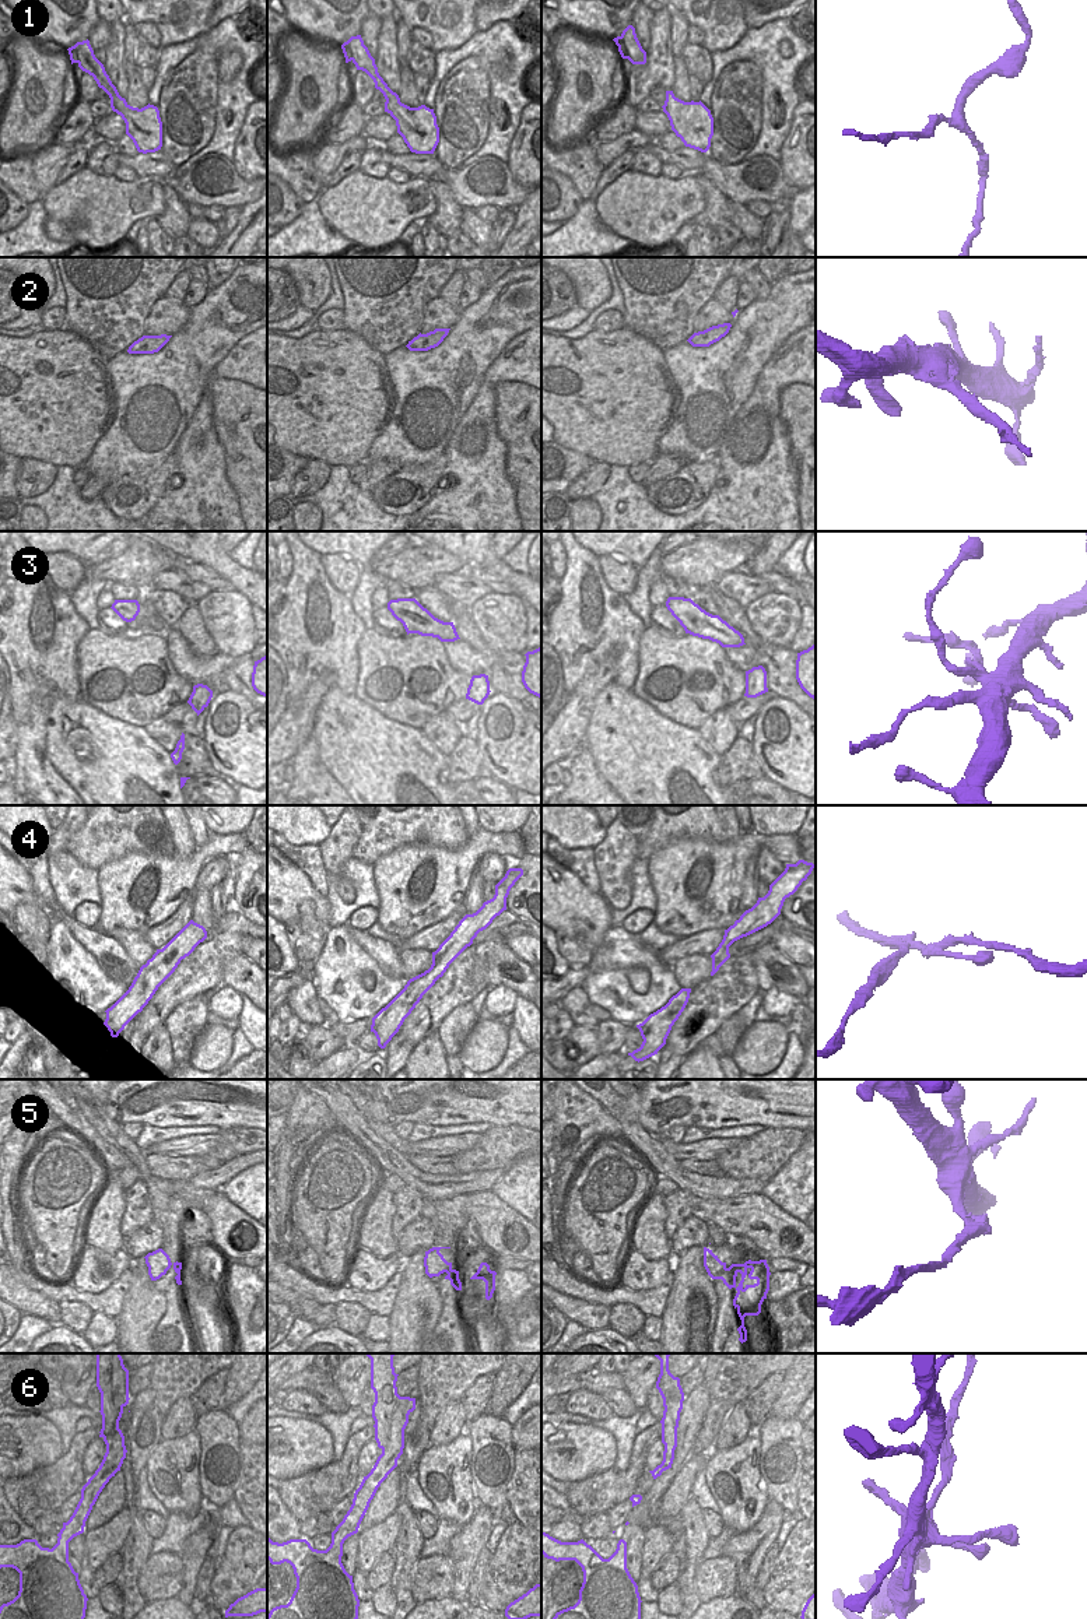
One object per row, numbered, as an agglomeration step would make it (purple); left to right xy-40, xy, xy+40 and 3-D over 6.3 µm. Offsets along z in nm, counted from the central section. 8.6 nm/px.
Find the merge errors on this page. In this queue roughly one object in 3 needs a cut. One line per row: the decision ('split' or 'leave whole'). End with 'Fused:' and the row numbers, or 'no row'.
1: leave whole
2: split
3: split
4: leave whole
5: split
6: split
Fused: 2, 3, 5, 6

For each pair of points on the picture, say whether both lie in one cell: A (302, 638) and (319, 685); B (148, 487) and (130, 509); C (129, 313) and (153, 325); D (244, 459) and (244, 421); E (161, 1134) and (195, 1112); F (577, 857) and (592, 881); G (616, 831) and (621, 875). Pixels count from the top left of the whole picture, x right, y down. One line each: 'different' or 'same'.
A: different
B: same
C: different
D: same
E: different
F: same
G: same

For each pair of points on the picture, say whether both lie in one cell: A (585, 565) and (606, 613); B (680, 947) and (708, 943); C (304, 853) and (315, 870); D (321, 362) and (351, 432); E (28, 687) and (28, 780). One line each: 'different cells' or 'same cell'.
A: same cell
B: same cell
C: same cell
D: same cell
E: same cell

